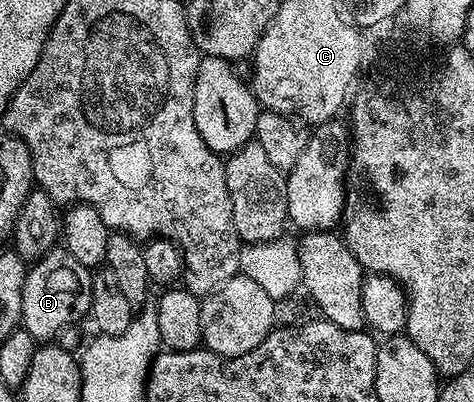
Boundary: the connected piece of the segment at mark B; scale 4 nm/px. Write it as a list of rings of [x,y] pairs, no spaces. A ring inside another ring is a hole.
[[[65,248],[50,250],[26,271],[21,329],[27,330],[38,344],[57,339],[62,330],[73,327],[89,315],[93,279],[91,267],[80,264],[80,260],[76,260]]]

